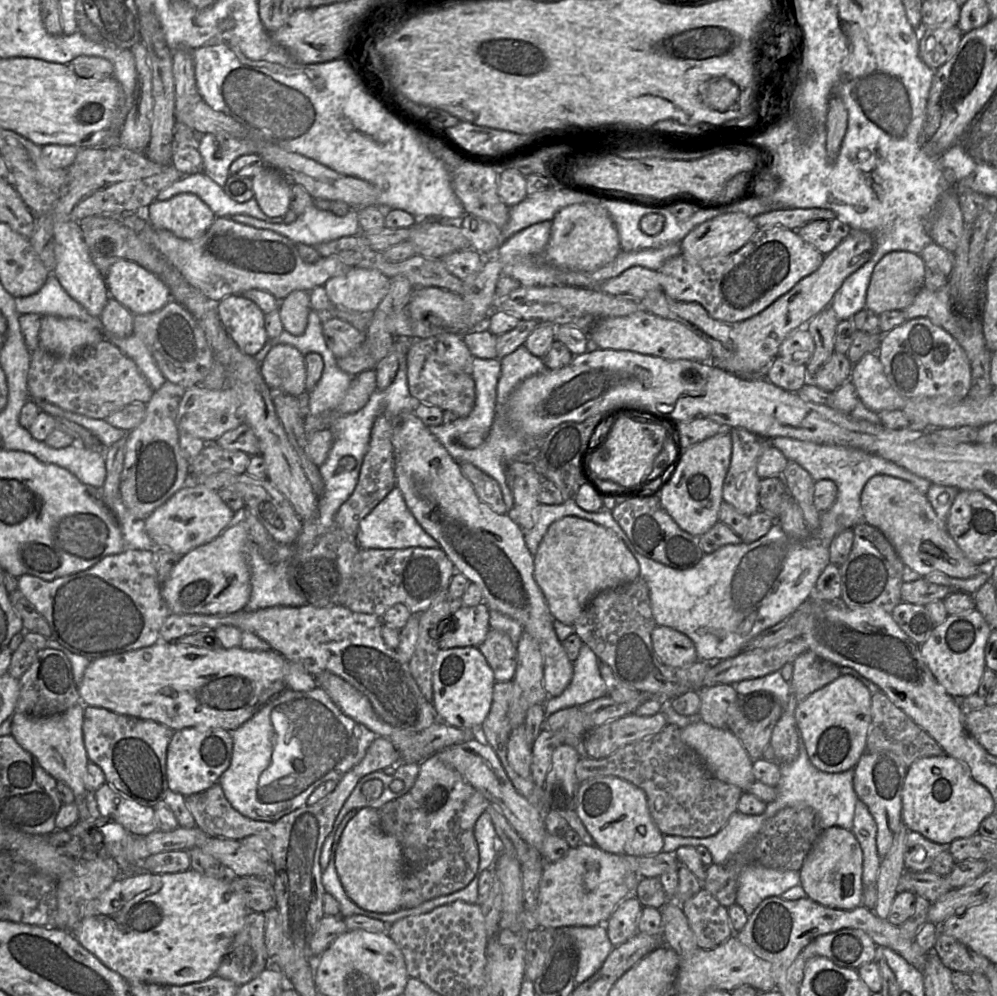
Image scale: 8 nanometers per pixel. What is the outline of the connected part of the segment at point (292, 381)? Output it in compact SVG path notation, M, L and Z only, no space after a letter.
M274 344L259 365L266 384L274 391L292 396L305 392L304 355L289 344Z

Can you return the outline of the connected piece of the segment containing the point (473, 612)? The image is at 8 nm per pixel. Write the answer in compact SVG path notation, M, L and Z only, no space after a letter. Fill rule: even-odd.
M484 602L471 607L461 605L445 619L441 633L438 632L439 648L479 647L491 629L489 618L490 609ZM451 617L454 629L447 631L447 622Z

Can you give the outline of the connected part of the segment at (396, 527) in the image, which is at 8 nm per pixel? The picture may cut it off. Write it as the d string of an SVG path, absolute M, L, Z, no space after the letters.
M394 487L371 512L359 523L356 534L360 549L404 549L408 547L439 548L435 541L418 523L403 498L399 488Z

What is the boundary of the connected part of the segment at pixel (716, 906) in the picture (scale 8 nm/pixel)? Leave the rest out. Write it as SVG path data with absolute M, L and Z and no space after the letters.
M704 888L681 906L698 948L713 949L734 935L728 908Z

